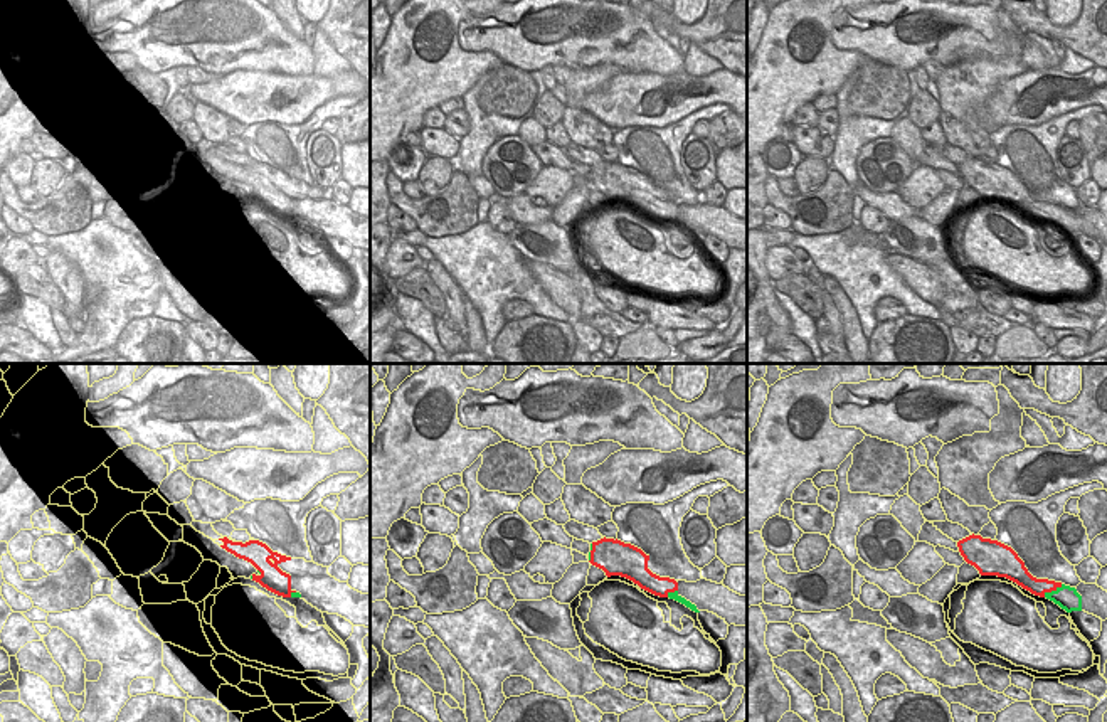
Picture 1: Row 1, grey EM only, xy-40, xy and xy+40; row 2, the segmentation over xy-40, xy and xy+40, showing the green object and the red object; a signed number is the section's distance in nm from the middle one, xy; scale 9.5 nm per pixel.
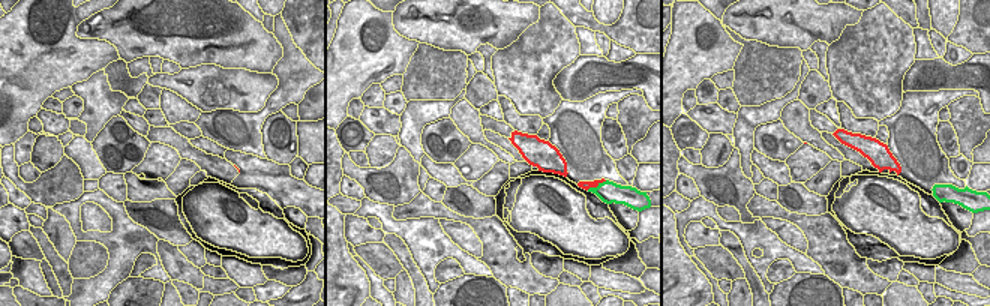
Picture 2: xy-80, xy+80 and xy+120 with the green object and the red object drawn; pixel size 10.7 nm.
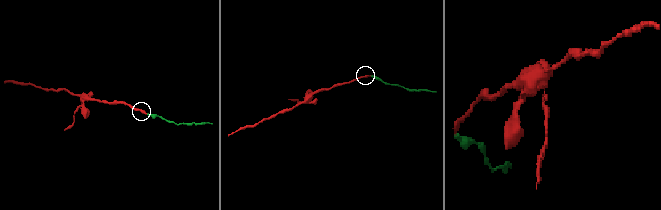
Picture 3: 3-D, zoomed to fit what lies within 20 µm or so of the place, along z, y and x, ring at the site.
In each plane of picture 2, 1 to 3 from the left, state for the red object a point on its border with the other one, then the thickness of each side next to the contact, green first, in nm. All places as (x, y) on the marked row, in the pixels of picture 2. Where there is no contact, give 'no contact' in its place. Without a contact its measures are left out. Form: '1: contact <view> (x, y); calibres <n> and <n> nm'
1: no contact
2: contact xy+80 (597, 186); calibres 240 and 100 nm
3: no contact

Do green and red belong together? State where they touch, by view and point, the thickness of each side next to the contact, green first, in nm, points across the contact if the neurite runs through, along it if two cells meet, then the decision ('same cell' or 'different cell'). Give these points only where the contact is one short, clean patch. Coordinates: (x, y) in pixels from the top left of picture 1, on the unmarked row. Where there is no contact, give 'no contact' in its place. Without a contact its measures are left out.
xy+40 (1052, 214) | 220/160 nm | different cell

